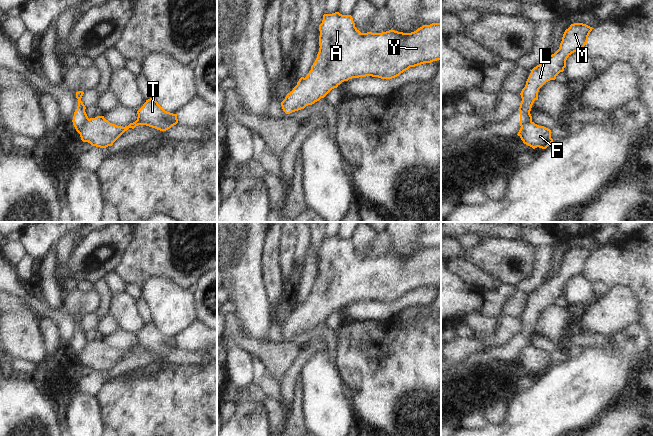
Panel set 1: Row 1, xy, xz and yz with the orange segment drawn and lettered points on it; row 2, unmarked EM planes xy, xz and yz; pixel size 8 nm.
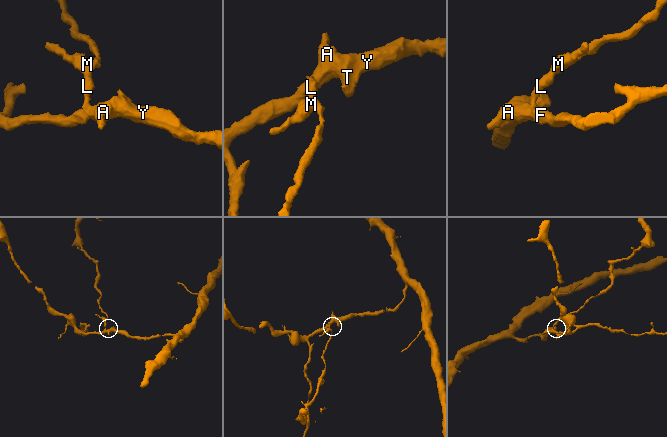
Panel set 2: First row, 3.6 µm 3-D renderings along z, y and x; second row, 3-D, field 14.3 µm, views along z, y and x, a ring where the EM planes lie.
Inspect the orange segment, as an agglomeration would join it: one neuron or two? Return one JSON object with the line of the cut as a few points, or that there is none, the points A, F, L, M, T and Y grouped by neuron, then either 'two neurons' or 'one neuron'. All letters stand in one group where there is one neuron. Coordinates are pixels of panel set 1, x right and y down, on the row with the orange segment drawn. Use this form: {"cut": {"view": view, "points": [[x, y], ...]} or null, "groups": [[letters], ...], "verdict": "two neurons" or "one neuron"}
{"cut": {"view": "xy", "points": [[89, 119], [78, 132]]}, "groups": [["A", "F", "T", "Y"], ["L", "M"]], "verdict": "two neurons"}

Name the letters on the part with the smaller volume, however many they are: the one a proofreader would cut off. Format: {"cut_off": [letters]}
{"cut_off": ["L", "M"]}

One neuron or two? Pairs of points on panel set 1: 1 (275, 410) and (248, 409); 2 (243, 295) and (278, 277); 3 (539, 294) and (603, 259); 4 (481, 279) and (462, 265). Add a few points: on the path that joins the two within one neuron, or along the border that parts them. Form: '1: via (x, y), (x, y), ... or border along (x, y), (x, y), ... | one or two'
1: border along (269, 419), (271, 425) | two
2: border along (262, 260), (263, 277), (268, 296), (273, 304) | two
3: border along (593, 252), (582, 272) | two
4: via (476, 277), (467, 270) | one

